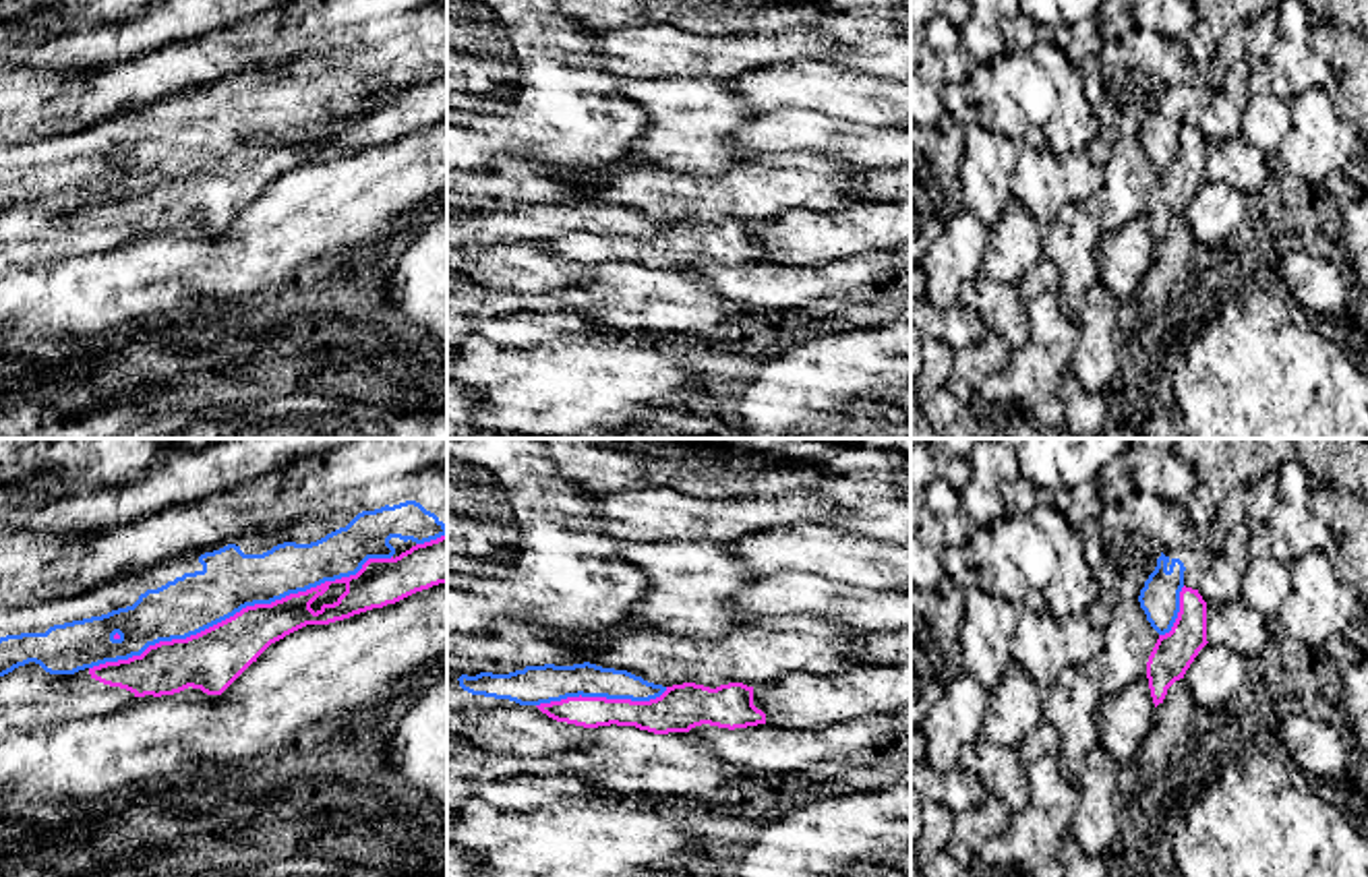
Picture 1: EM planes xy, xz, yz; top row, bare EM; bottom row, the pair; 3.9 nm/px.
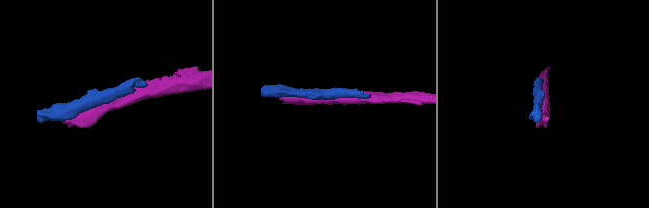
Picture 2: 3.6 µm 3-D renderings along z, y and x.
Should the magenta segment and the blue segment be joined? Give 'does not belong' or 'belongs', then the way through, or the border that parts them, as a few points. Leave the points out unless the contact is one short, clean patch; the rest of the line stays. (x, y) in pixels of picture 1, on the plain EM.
does not belong

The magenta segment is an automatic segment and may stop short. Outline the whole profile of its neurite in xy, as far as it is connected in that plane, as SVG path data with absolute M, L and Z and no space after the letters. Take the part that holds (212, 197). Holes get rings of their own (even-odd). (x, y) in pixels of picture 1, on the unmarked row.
M447 70L416 81L395 95L368 95L356 112L325 118L271 141L246 143L197 172L159 178L149 182L141 192L128 196L106 199L75 211L50 211L39 201L29 199L0 213L0 279L10 271L33 269L64 256L120 248L137 234L145 232L174 232L188 223L201 225L207 232L221 232L271 180L286 172L306 161L329 161L373 145L395 141L439 120L447 120ZM331 120L344 120L346 128L333 141L323 141L315 149L310 141L323 132Z

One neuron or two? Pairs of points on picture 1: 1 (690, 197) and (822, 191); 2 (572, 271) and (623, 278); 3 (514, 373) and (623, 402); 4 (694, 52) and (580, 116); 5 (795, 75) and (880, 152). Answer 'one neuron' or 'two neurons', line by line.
1: one neuron
2: two neurons
3: one neuron
4: two neurons
5: two neurons

